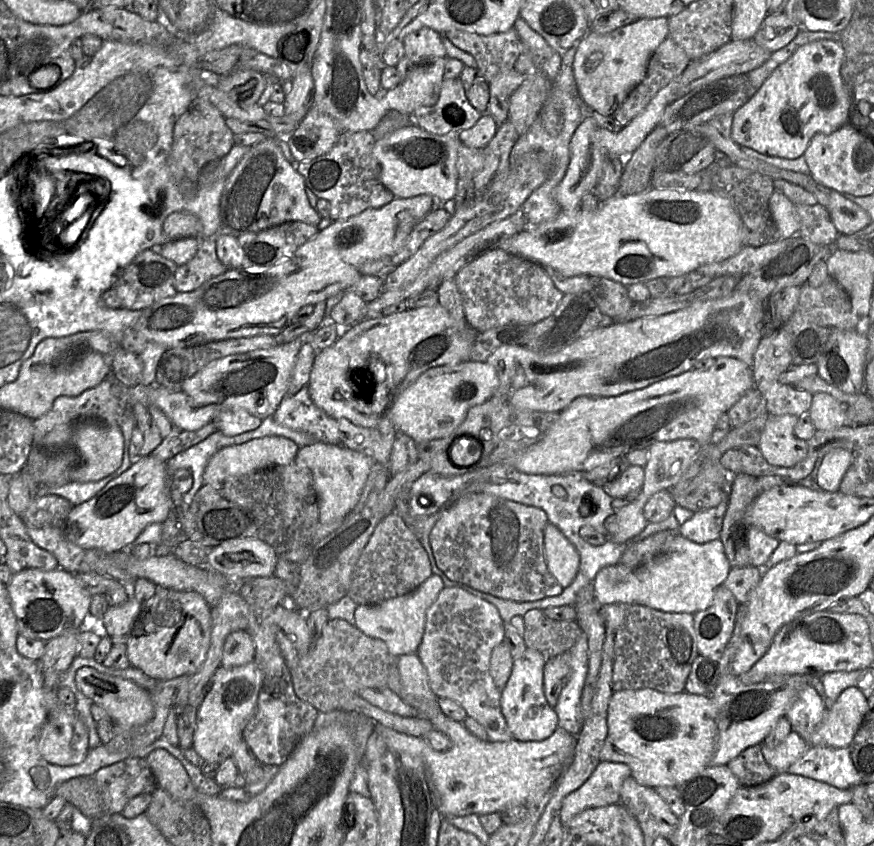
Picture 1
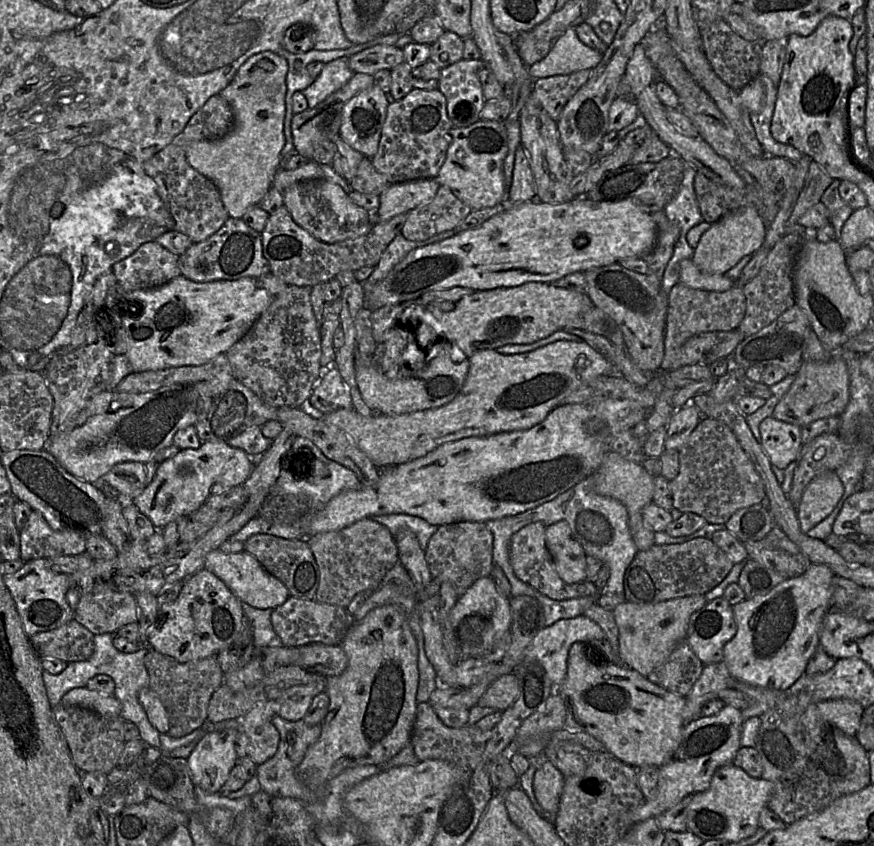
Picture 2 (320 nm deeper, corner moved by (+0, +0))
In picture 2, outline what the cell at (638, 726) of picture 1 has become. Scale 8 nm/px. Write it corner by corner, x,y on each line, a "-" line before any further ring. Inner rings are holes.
574,643
570,647
566,677
558,687
566,710
563,728
590,734
602,742
613,756
635,769
642,766
660,768
671,759
681,742
683,729
687,723
685,697
650,682
623,664
595,660
583,643

